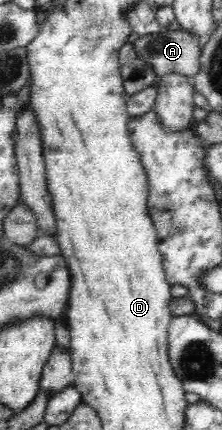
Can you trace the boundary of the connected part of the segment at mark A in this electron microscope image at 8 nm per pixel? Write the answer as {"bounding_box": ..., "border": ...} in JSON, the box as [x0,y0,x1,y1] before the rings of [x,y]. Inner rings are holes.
{"bounding_box":[133,26,202,79],"border":[[[175,26],[155,34],[140,35],[133,48],[158,77],[173,72],[192,79],[200,68],[202,43],[192,33]]]}

